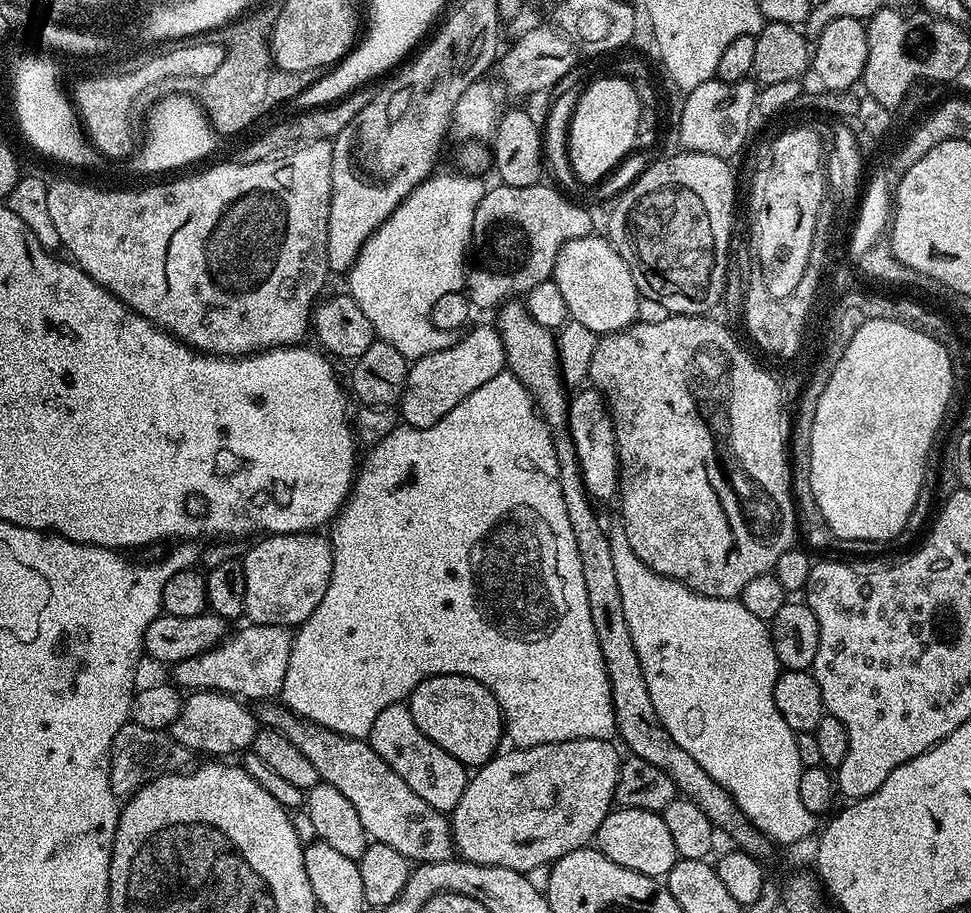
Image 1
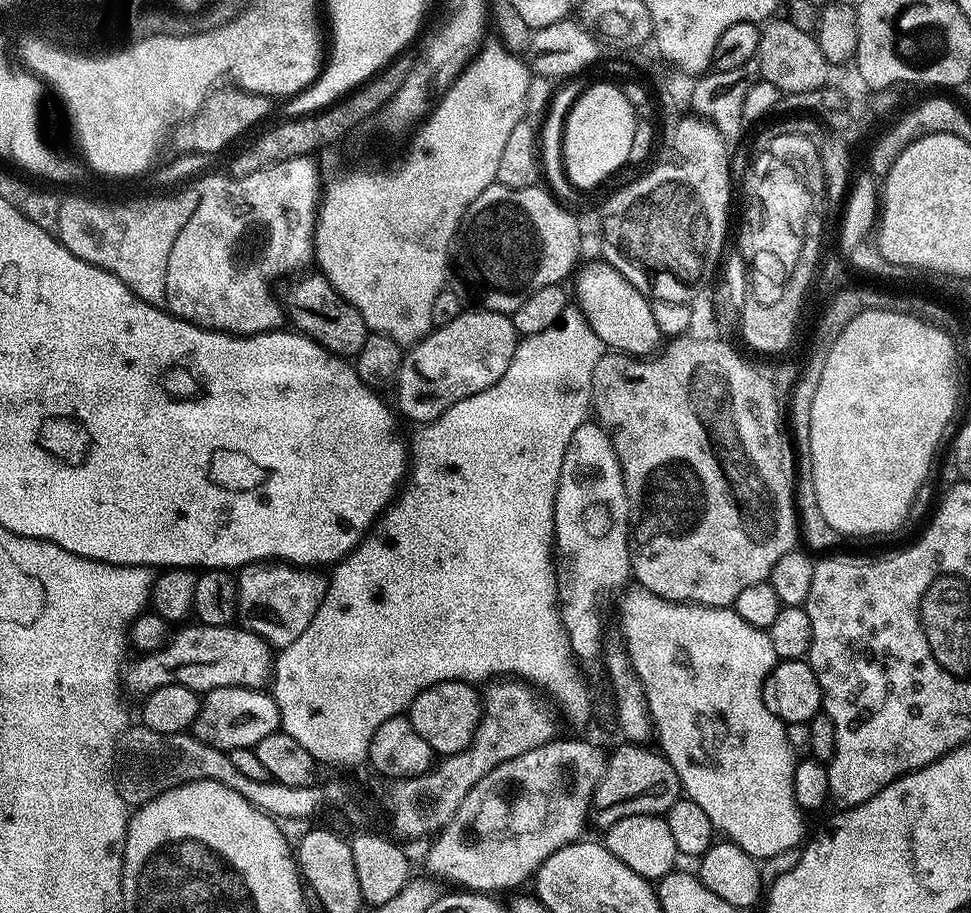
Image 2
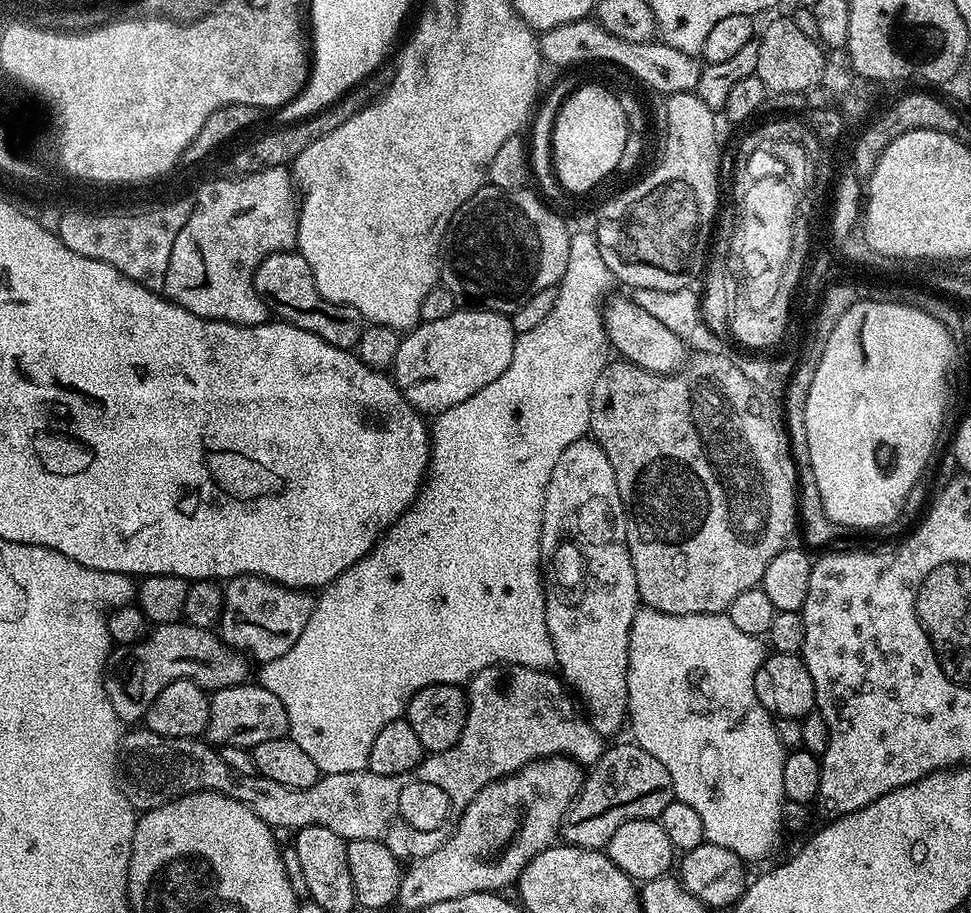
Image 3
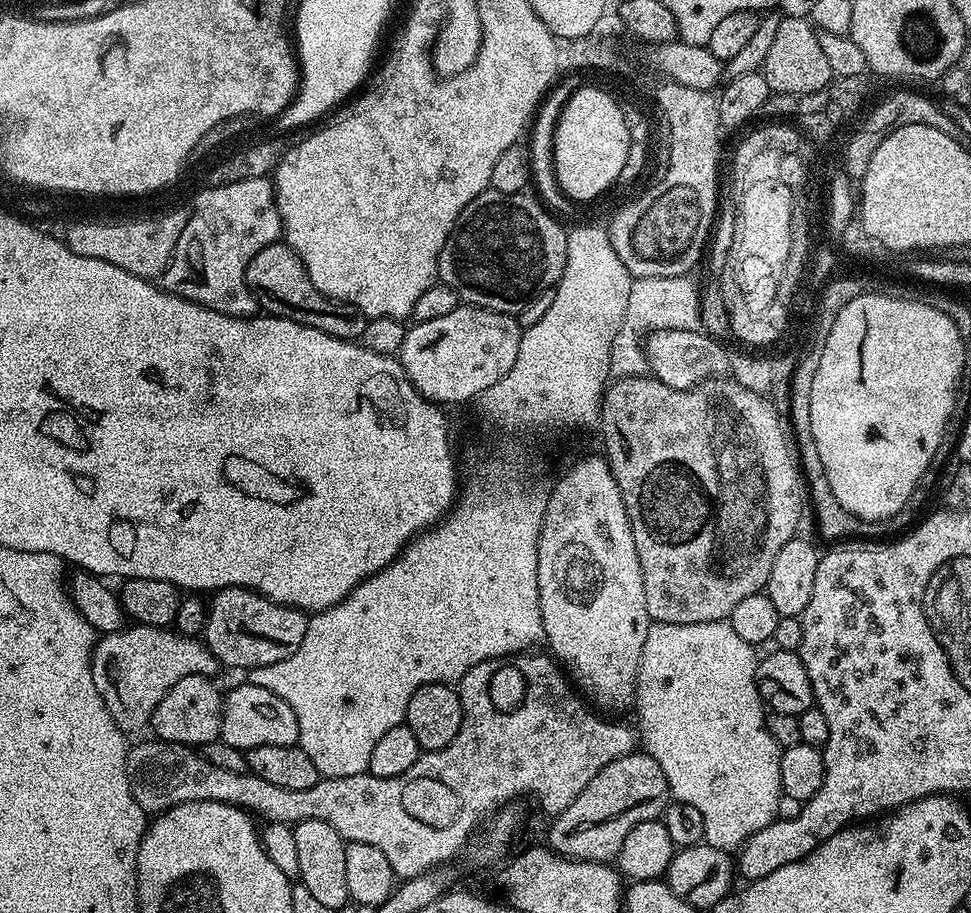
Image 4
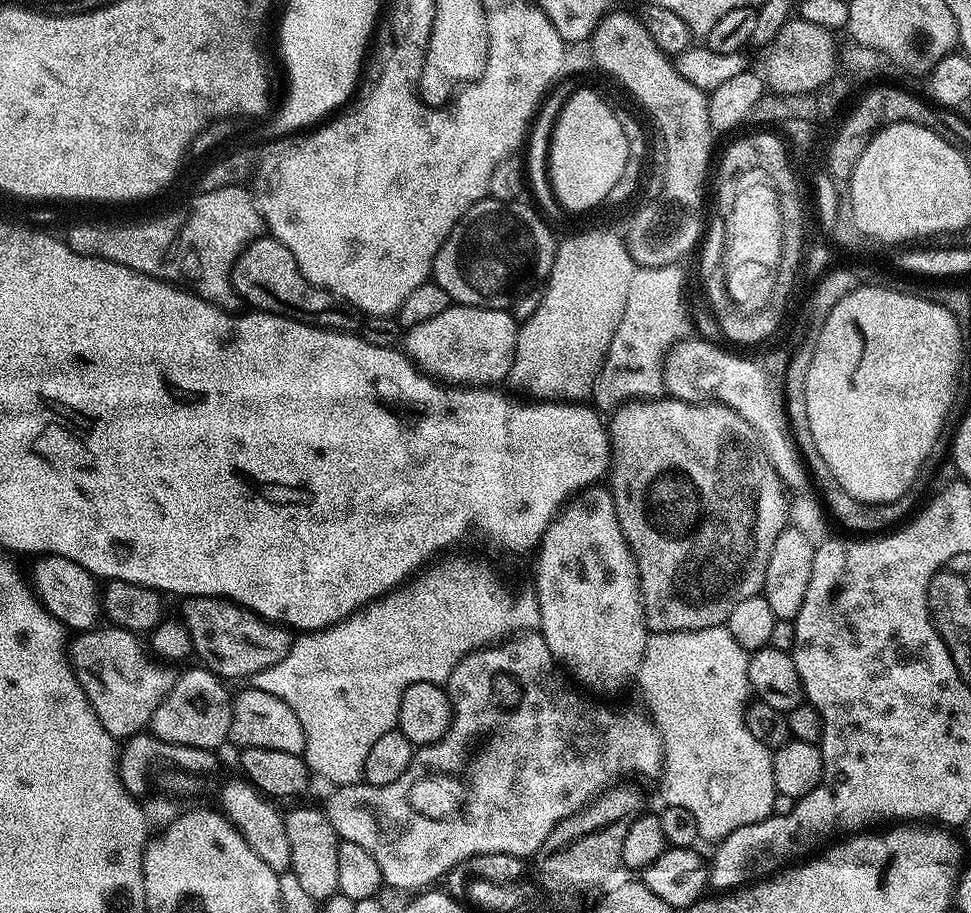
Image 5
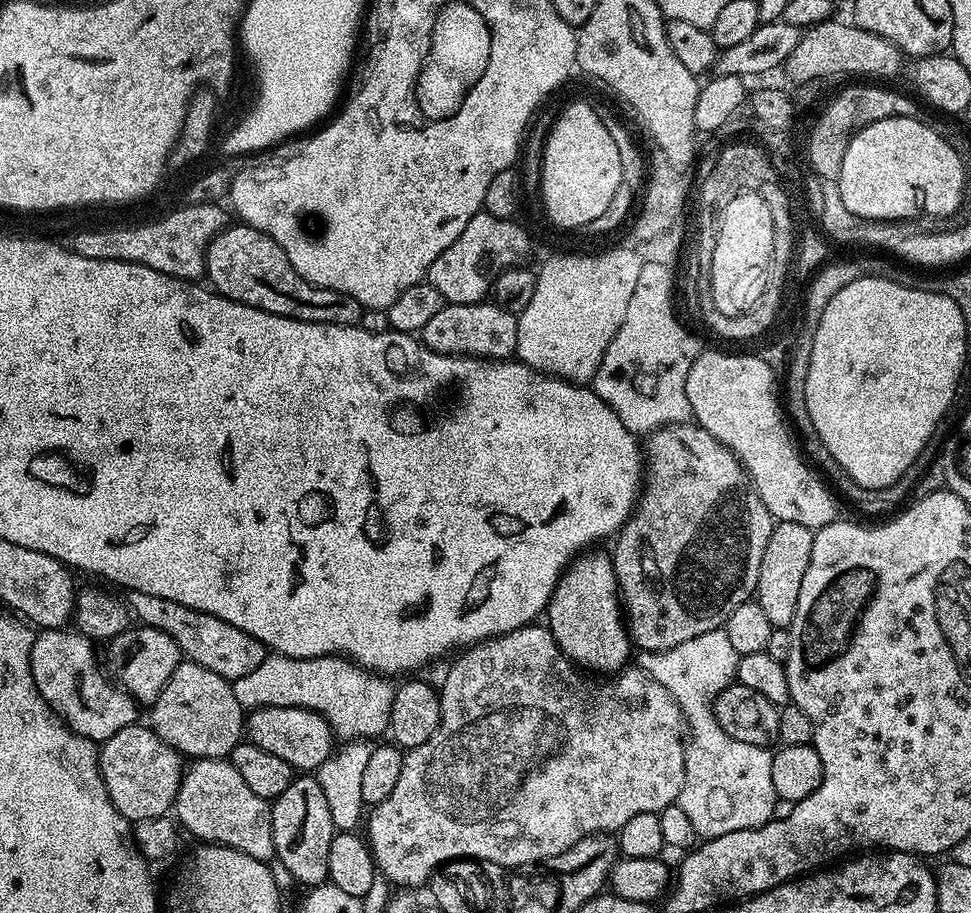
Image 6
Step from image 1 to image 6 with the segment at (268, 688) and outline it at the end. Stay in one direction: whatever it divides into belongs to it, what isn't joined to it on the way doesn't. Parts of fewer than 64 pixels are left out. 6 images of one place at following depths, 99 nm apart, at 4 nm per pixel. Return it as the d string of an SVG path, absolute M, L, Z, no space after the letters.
M46 628L35 633L30 654L30 670L40 697L72 731L89 742L106 741L138 720L136 701L109 679L101 661L96 661L96 648L81 632Z

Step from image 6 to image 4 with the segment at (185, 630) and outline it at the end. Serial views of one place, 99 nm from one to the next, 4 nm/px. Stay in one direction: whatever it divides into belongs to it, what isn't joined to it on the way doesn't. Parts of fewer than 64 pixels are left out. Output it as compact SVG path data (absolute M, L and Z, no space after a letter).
M221 588L211 600L204 618L202 639L225 669L251 670L282 662L282 658L290 658L290 654L298 650L306 634L309 617L305 613L276 604L251 588Z

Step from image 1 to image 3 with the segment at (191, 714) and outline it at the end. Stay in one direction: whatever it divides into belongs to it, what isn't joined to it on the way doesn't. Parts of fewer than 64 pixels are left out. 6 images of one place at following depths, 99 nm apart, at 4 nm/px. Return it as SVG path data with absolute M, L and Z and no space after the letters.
M245 682L229 688L217 688L211 693L208 705L210 718L206 736L220 748L234 746L251 750L267 740L289 735L288 719L282 702L278 702L278 698L274 698L274 694L270 694L270 690L259 683Z

